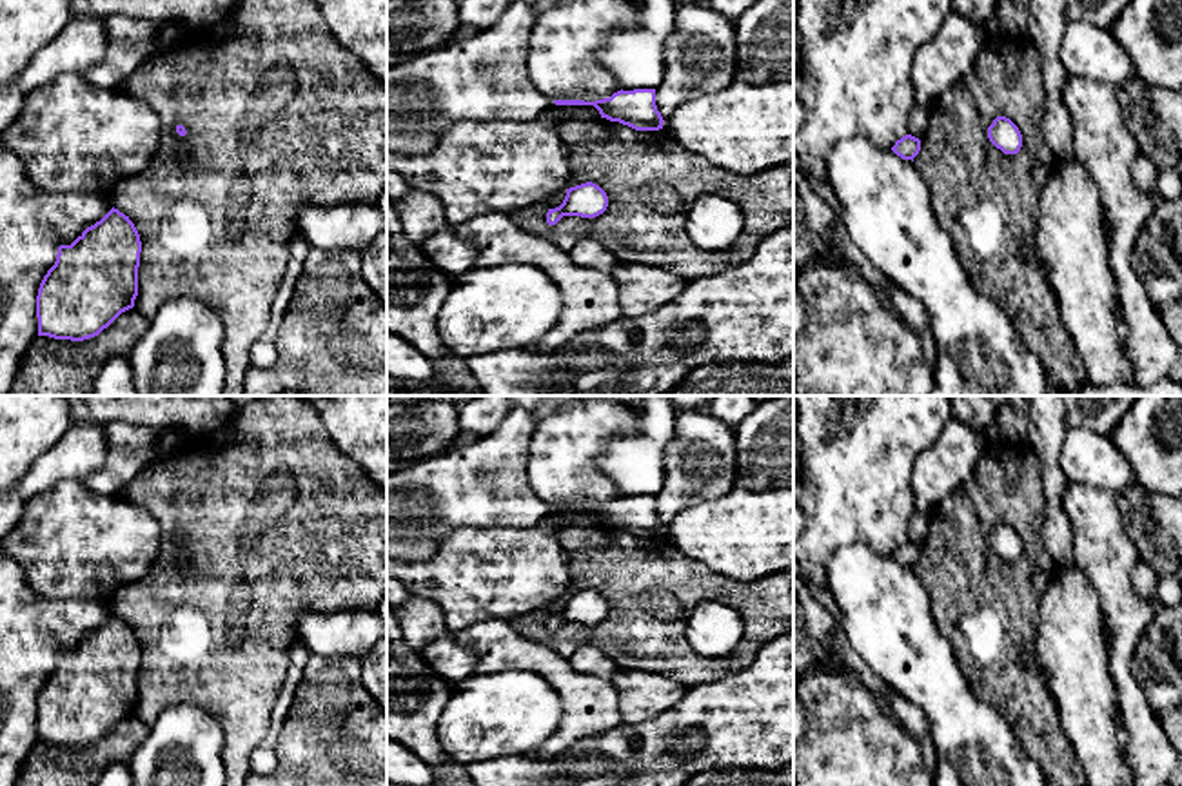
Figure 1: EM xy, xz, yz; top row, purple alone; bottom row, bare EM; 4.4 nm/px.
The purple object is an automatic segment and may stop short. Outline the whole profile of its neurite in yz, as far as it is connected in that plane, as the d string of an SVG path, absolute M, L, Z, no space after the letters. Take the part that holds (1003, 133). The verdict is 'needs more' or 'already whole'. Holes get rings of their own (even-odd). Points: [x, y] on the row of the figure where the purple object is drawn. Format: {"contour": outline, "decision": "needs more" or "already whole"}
{"contour": "M997 116L988 127L990 142L1004 154L1017 154L1022 147L1019 127L1006 116Z", "decision": "already whole"}

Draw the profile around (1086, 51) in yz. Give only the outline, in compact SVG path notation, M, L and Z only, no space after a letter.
M1089 22L1066 24L1059 60L1069 76L1102 82L1113 89L1135 78L1135 64L1111 29Z

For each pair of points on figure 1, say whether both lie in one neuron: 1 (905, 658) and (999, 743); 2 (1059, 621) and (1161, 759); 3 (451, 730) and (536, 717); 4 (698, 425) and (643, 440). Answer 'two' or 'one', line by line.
1: one
2: two
3: one
4: two

